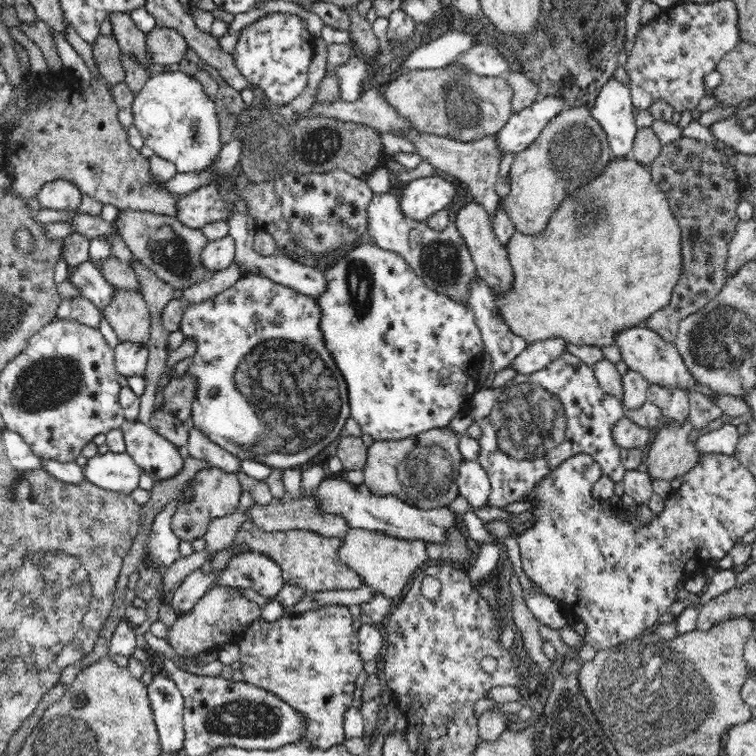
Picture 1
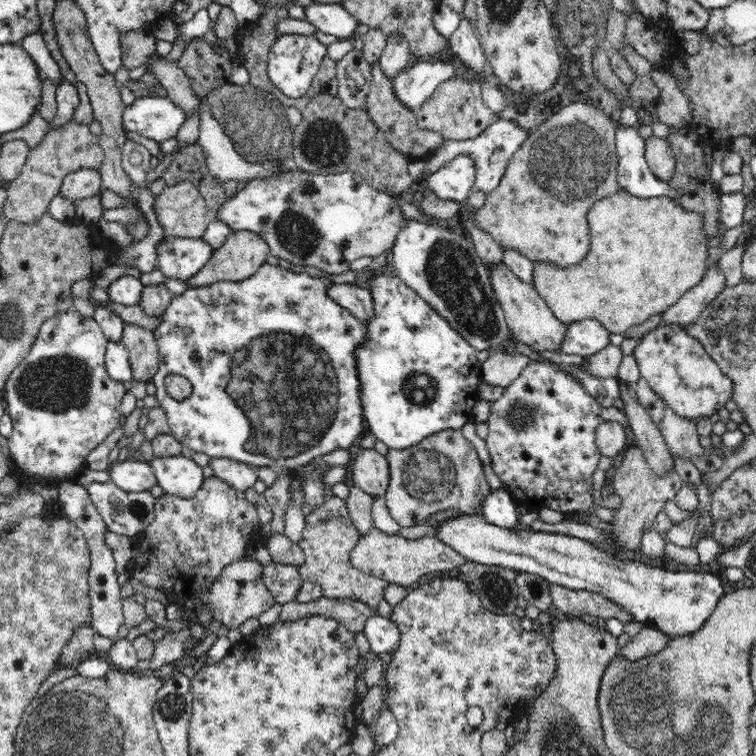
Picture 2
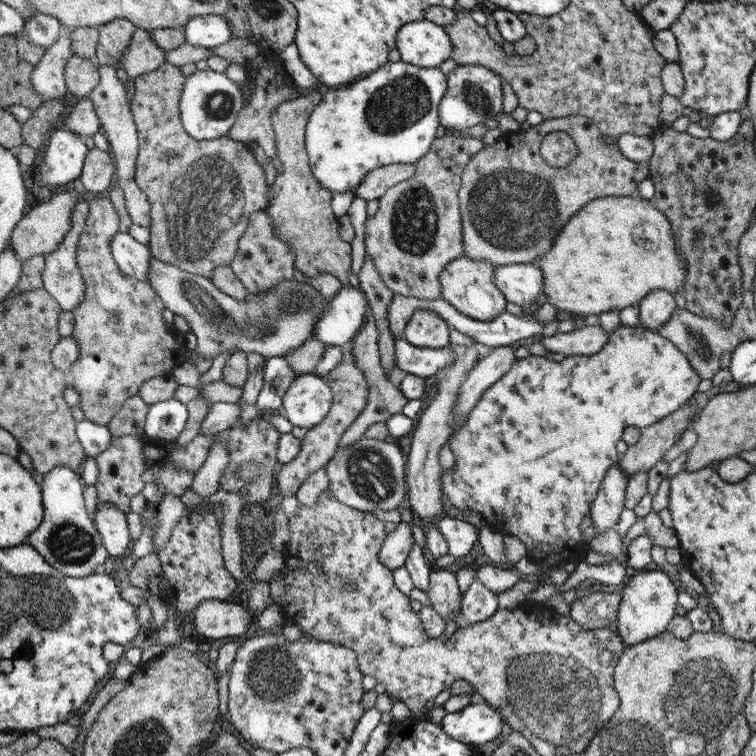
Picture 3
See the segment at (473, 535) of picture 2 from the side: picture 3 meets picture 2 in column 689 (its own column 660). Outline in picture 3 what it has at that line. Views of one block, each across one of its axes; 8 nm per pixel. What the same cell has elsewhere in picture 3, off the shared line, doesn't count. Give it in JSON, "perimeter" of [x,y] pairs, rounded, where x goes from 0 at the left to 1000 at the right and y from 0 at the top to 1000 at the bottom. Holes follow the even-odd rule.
{"perimeter":[[[858,754],[856,757],[843,757],[824,778],[821,786],[821,799],[819,799],[819,812],[816,812],[816,836],[824,841],[824,847],[837,854],[837,852],[851,852],[853,847],[861,847],[866,841],[874,841],[888,820],[893,817],[893,802],[898,788],[898,775],[885,767],[882,759]]]}

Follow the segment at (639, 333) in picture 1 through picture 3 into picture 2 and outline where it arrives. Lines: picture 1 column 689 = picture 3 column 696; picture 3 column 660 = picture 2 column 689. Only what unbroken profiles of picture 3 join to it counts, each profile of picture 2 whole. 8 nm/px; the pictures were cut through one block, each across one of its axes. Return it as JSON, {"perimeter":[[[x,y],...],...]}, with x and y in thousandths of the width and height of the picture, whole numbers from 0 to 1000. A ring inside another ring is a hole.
{"perimeter":[[[870,431],[868,437],[857,439],[841,458],[839,463],[841,479],[847,484],[849,500],[857,503],[857,508],[862,511],[862,516],[881,532],[881,537],[886,537],[892,542],[892,548],[897,548],[899,553],[910,553],[910,556],[923,556],[929,550],[937,553],[950,553],[950,545],[960,540],[960,534],[968,529],[968,519],[971,519],[971,503],[966,497],[960,497],[955,492],[955,487],[947,481],[947,476],[939,474],[939,468],[934,466],[931,455],[926,450],[921,450],[918,444],[913,444],[902,431]]]}

